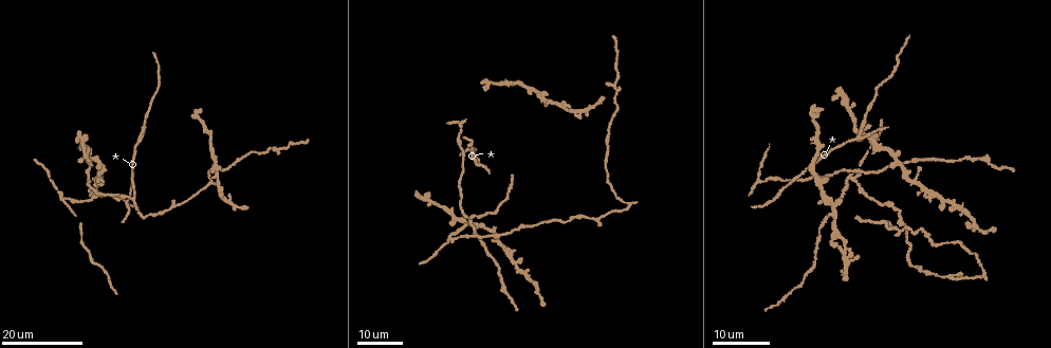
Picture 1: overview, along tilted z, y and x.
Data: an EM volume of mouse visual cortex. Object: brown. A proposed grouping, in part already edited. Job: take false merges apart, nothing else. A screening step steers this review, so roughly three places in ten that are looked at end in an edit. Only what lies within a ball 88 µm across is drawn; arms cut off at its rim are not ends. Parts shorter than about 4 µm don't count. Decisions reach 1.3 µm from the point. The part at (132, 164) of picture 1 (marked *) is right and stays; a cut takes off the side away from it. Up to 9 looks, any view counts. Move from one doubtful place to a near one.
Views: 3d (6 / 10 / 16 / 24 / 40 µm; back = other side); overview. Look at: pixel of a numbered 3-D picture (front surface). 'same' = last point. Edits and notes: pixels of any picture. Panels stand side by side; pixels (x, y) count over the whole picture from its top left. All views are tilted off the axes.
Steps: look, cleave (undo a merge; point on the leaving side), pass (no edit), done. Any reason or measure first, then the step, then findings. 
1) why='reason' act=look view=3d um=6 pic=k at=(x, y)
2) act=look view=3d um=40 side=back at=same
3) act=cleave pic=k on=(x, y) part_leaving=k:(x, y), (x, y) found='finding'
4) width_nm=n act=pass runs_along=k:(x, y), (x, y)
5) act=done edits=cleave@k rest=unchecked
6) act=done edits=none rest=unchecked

why='small branch off a trunk' act=look view=3d um=16 pic=1 at=(450, 238)

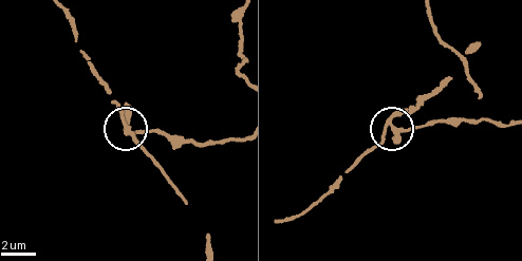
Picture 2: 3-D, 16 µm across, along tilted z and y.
why='zoom in' act=look view=3d um=10 pic=2 at=(129, 129)

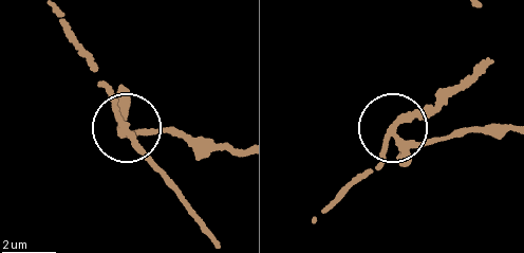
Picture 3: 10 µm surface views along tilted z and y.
act=cleave pic=3 on=(146, 132) part_leaving=3:(119, 130), (143, 136), (171, 129), (239, 149) found='a second neuron is stuck on'

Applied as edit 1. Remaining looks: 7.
why='redraw' act=look view=overview

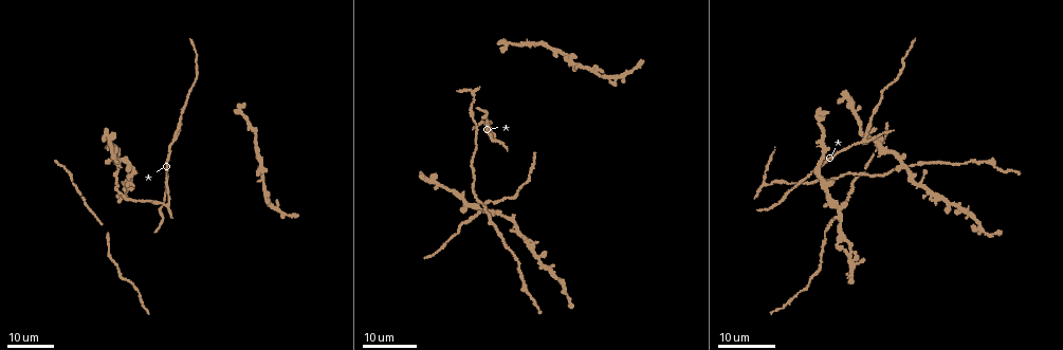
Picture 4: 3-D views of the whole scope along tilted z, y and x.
why='three-way junction' act=look view=3d um=16 pic=4 at=(924, 164)

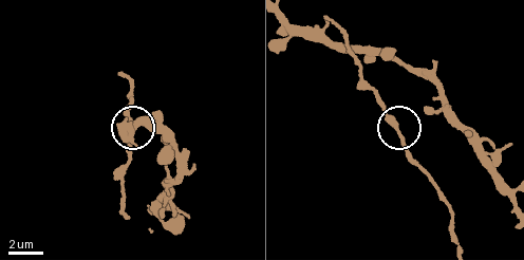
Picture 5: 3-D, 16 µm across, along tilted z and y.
act=look view=3d um=10 at=same

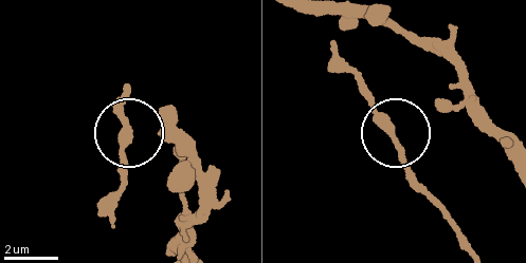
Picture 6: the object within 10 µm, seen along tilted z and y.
act=pass runs_along=6:(334, 51), (420, 185) found='one neuron here'

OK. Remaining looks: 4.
why='three arms meet' act=look view=3d um=16 pic=4 at=(789, 194)

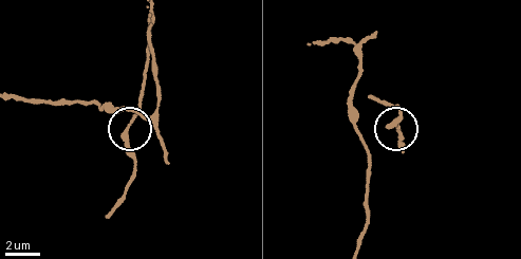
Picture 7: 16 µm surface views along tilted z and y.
act=look view=3d um=6 pic=7 at=(388, 126)

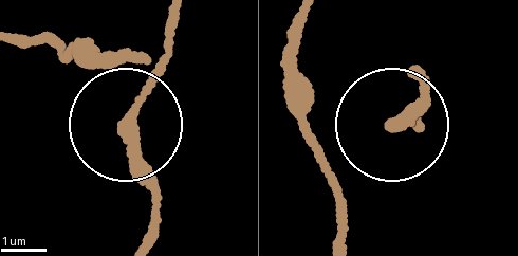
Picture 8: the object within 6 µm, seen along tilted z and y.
arms=3 act=pass runs_along=8:(170, 14), (126, 120), (159, 226) found='one neuron here'

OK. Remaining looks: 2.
act=done edits=cleave@3 rest=unchecked

